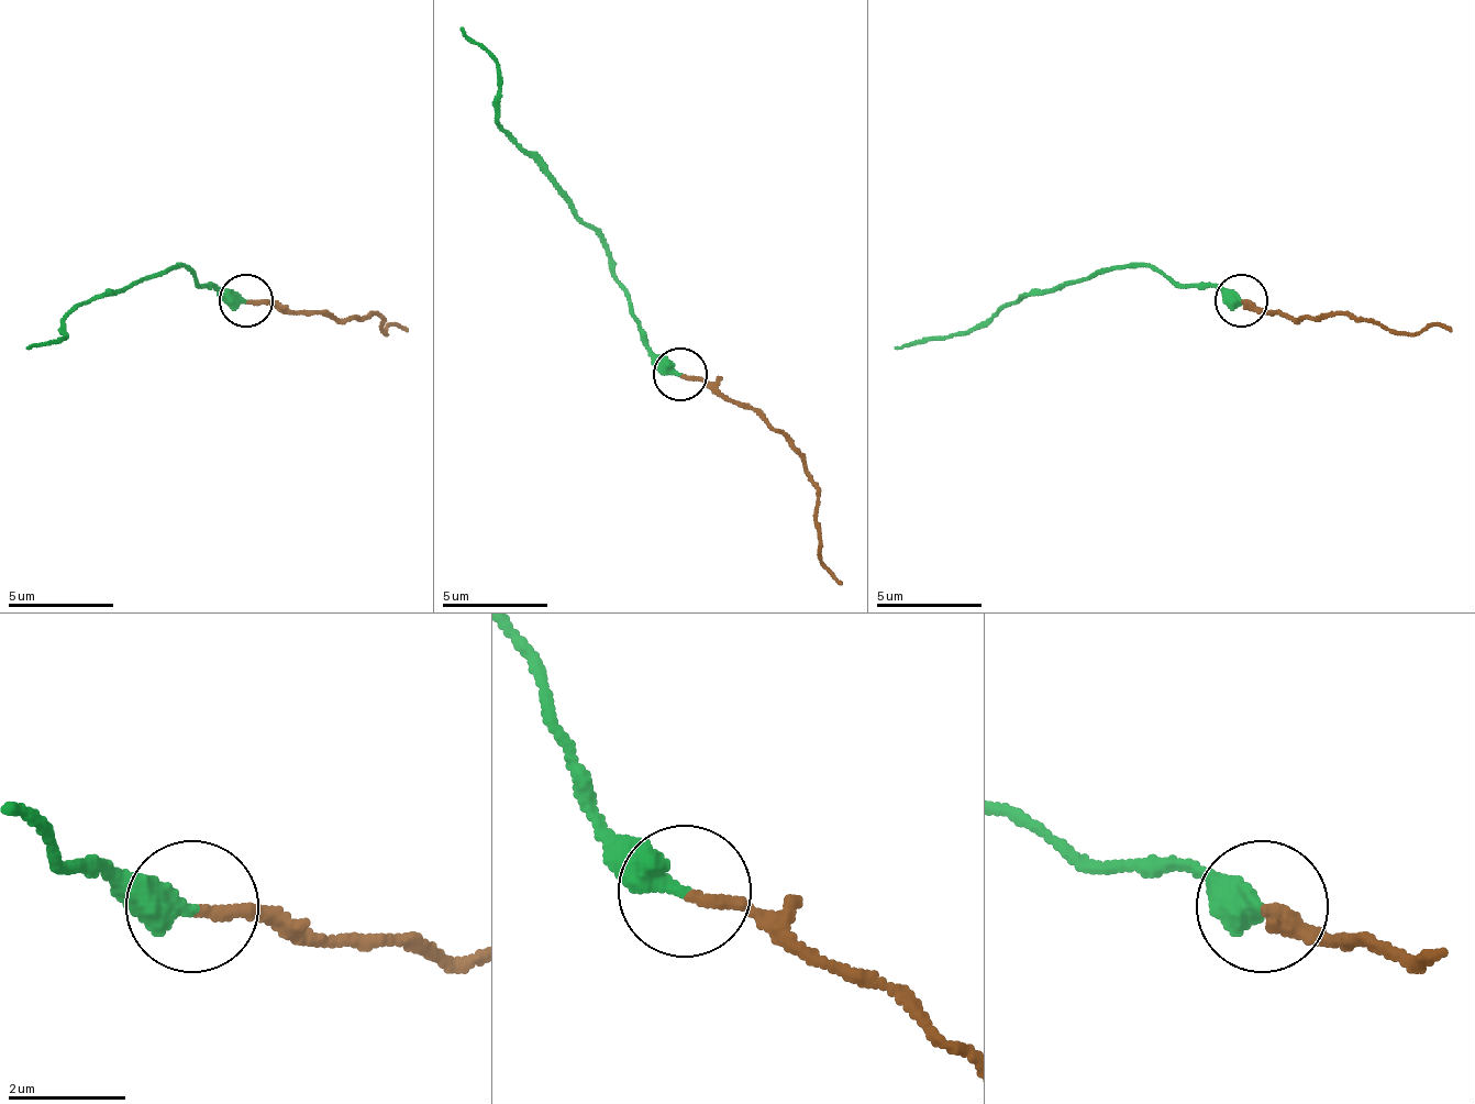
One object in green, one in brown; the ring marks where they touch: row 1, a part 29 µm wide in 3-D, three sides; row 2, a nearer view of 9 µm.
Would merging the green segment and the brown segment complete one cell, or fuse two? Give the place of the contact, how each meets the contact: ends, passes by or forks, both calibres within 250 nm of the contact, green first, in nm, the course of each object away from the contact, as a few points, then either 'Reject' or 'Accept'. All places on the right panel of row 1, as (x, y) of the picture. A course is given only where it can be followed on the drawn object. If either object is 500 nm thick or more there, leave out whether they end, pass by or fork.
Place: (1241, 300). At the ring green ends. At the ring brown ends. Thickness 440 nm (green) against 200 nm. Course of green: (1242, 298), (1210, 288), (1168, 283), (1148, 267), (1105, 267), (1078, 283), (1031, 288), (994, 320), (893, 346). Course of brown: (1242, 298), (1264, 309), (1306, 320), (1364, 320), (1449, 330). Reject

